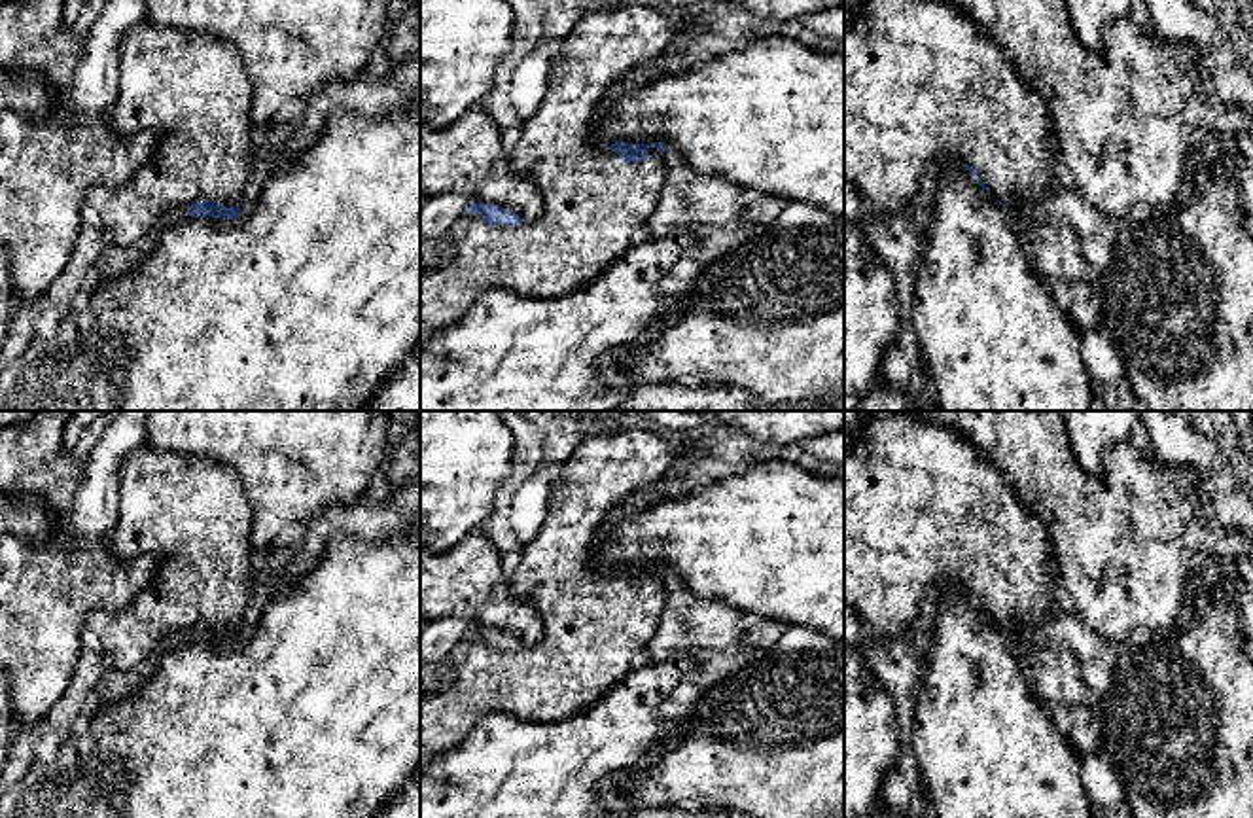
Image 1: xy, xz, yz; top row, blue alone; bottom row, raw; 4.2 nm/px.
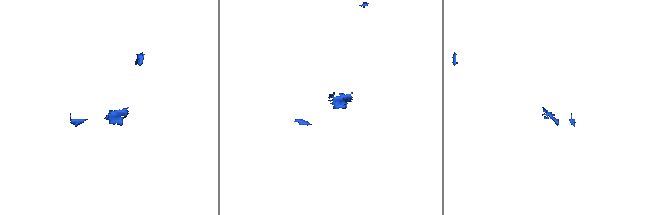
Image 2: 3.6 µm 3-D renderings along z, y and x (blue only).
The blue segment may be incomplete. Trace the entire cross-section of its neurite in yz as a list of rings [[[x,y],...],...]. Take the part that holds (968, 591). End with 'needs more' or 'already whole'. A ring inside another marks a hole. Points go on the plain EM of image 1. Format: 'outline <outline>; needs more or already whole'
outline [[[876,411],[856,434],[852,445],[844,445],[844,604],[850,606],[861,623],[865,623],[878,638],[897,638],[905,634],[920,614],[920,600],[931,585],[960,585],[979,606],[990,615],[999,629],[1016,623],[1020,640],[1030,649],[1033,636],[1045,627],[1045,621],[1058,610],[1052,591],[1060,587],[1058,572],[1052,562],[1052,551],[1043,523],[1016,500],[1011,481],[1003,471],[990,464],[984,454],[969,445],[950,428],[935,426],[922,418],[897,415],[891,411]]]; needs more

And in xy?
outline [[[144,447],[121,460],[117,513],[108,536],[112,555],[153,555],[157,574],[123,610],[95,610],[87,615],[85,625],[114,667],[132,670],[159,649],[167,634],[178,631],[193,642],[238,644],[257,560],[252,545],[254,515],[238,473],[220,462]]]; needs more

